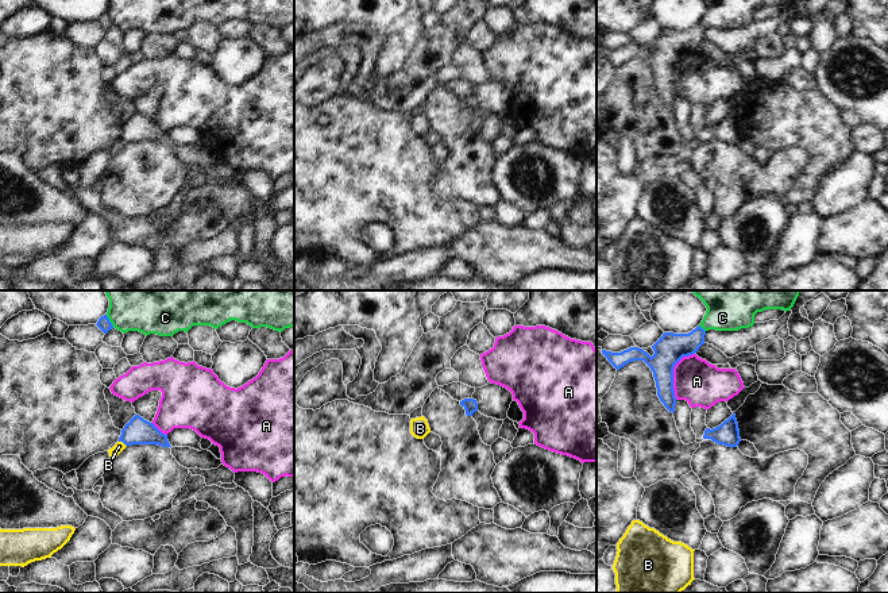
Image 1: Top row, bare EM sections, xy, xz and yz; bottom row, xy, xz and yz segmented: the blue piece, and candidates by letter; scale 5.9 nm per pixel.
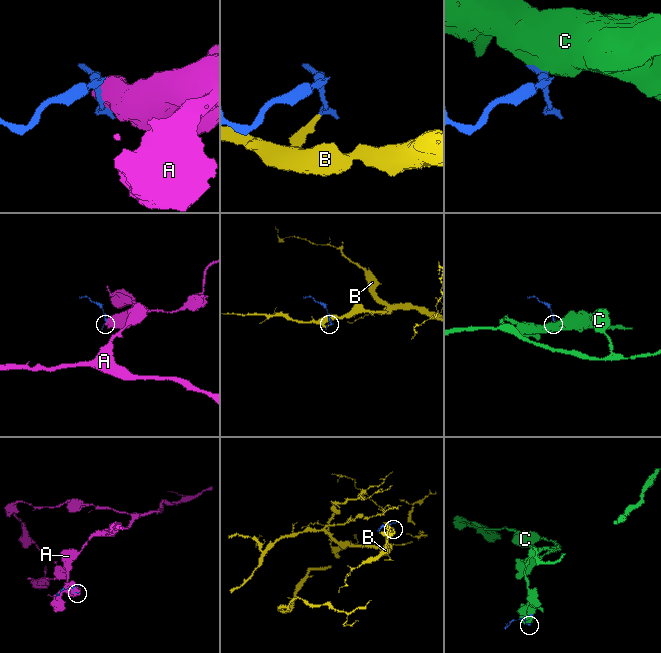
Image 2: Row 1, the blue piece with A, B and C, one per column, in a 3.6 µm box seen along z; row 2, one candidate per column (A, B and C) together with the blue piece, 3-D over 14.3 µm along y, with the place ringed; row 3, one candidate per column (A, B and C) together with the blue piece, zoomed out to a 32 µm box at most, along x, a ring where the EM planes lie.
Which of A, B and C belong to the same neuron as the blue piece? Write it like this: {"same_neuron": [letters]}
{"same_neuron": []}

